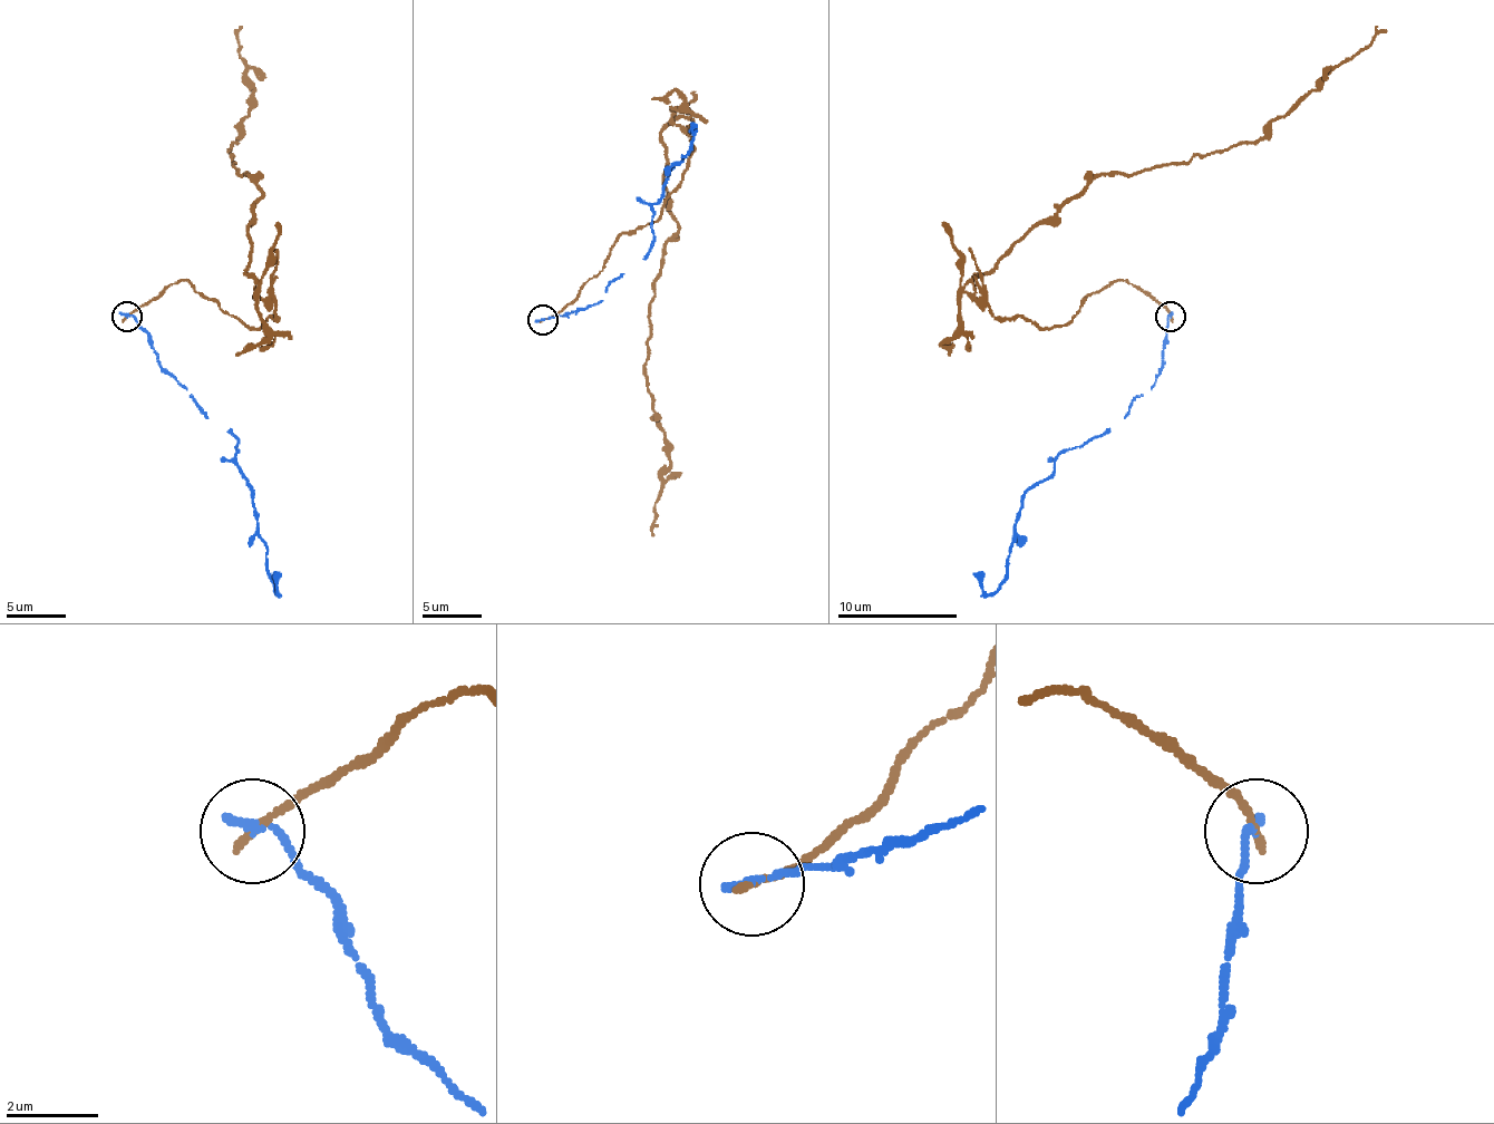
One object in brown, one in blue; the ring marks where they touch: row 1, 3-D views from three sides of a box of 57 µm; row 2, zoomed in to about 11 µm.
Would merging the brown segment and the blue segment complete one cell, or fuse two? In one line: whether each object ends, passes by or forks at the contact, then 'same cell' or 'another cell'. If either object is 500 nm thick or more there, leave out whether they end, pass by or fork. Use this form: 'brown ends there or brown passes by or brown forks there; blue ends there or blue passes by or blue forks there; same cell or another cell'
brown ends there; blue ends there; another cell

